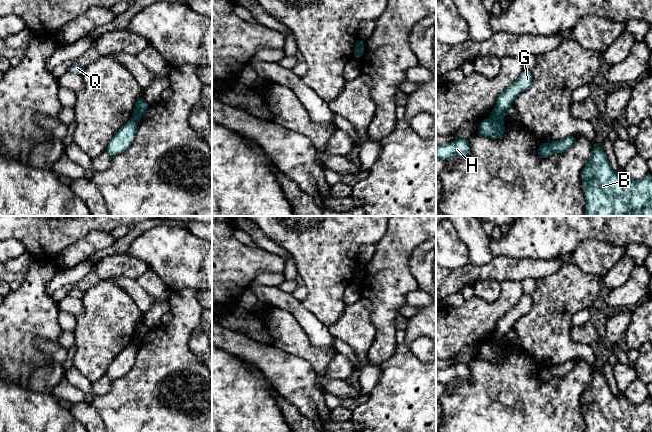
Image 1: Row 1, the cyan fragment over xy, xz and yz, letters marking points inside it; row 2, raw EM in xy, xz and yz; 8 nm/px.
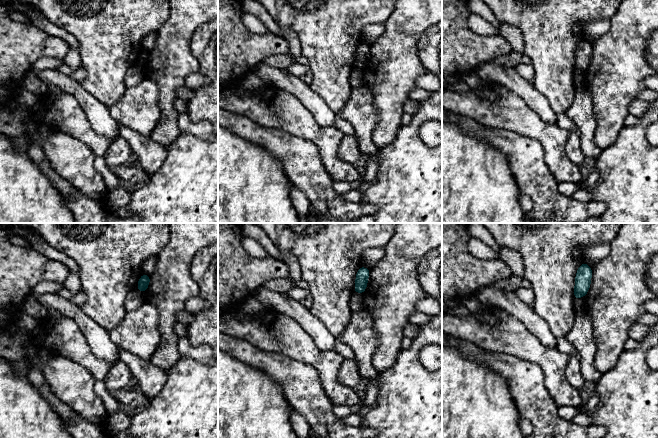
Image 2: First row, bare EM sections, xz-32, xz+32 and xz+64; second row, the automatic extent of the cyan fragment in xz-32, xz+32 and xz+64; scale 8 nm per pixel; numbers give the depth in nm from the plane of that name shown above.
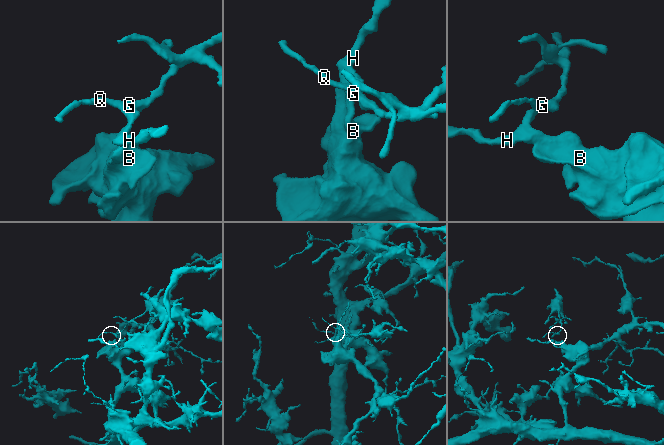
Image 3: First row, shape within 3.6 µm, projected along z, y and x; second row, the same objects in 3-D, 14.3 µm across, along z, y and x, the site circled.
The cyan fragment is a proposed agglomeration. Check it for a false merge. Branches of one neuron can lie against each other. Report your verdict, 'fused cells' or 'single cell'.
fused cells

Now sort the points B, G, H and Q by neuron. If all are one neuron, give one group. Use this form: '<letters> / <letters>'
B H / G Q

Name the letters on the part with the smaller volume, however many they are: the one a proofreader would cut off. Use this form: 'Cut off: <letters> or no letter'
Cut off: G, Q

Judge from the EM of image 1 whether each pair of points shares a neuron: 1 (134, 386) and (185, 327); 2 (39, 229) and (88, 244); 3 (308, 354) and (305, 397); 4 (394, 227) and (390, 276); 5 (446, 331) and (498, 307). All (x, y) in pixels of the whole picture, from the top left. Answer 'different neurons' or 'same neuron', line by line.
1: same neuron
2: different neurons
3: different neurons
4: same neuron
5: same neuron

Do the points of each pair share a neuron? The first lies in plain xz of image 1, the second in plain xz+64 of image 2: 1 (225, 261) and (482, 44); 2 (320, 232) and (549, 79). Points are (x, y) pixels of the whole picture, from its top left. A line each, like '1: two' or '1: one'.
1: one
2: one

